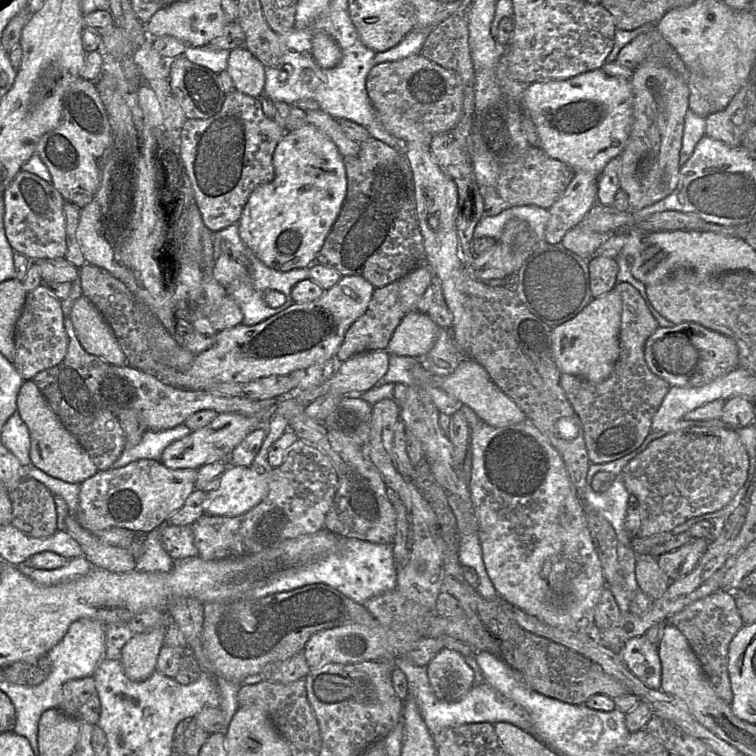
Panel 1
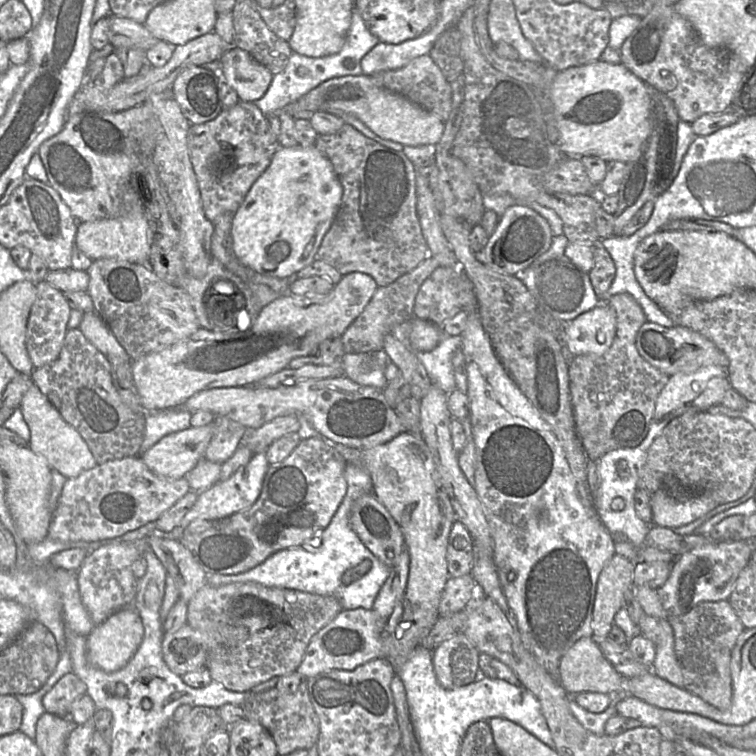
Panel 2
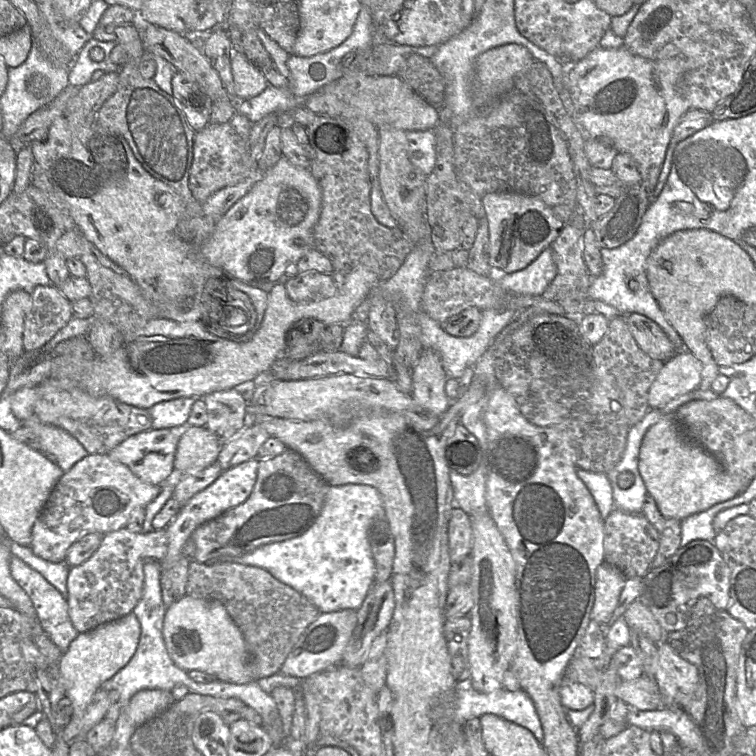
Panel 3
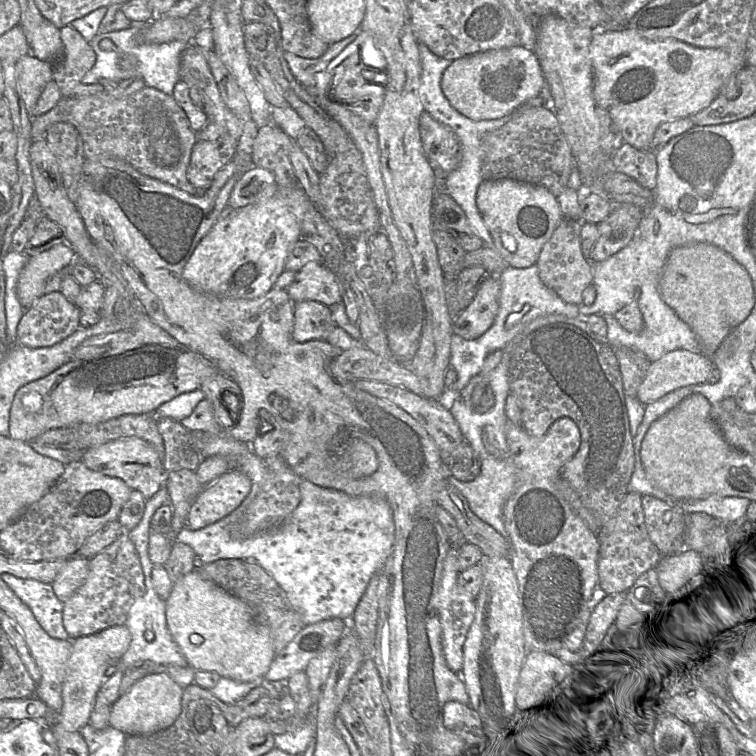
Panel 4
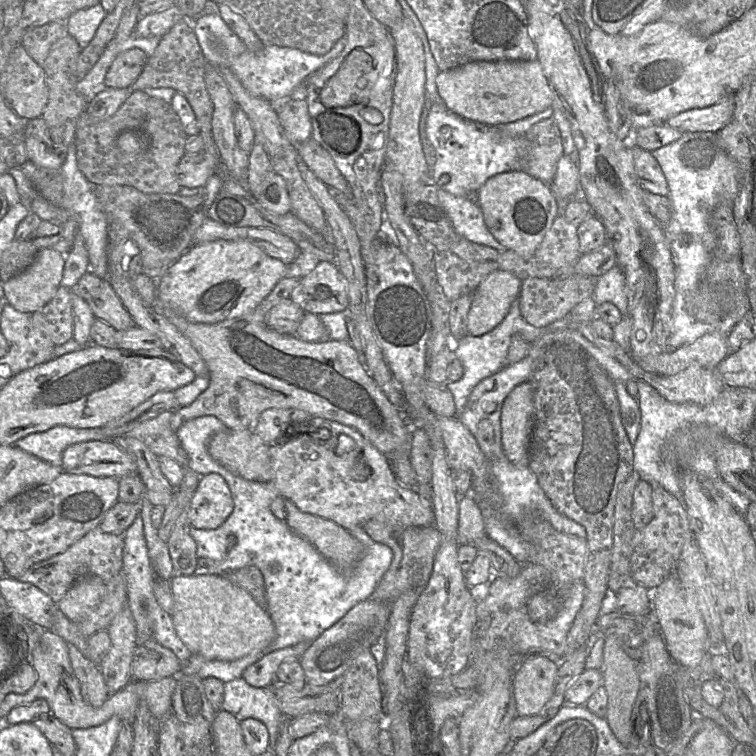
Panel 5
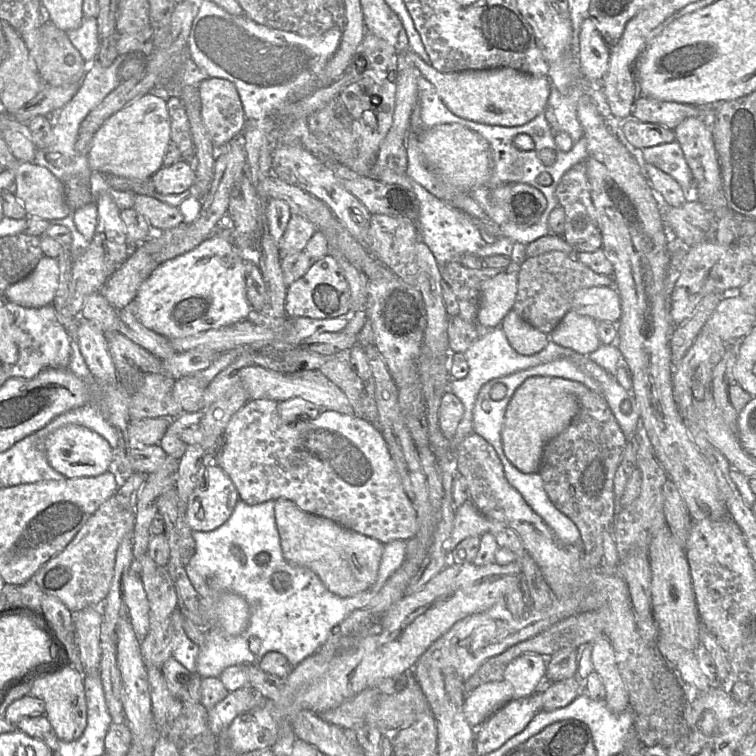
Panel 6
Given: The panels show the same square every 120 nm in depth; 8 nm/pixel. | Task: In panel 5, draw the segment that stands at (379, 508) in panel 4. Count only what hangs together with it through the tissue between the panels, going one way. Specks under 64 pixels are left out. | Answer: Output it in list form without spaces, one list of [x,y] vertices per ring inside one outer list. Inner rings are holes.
[[[201,416],[183,423],[175,432],[188,455],[188,468],[200,476],[209,473],[220,474],[228,483],[232,493],[234,509],[226,521],[216,529],[197,529],[190,527],[189,533],[197,545],[196,568],[194,575],[218,575],[227,577],[228,572],[246,566],[255,566],[263,574],[266,593],[266,610],[270,615],[274,627],[275,637],[269,646],[259,652],[251,653],[233,661],[212,660],[197,654],[192,654],[182,666],[184,675],[197,675],[201,679],[215,677],[223,683],[242,676],[245,669],[261,659],[265,654],[295,645],[302,641],[313,642],[322,632],[339,621],[352,607],[374,595],[375,589],[389,569],[393,560],[393,551],[386,544],[374,541],[363,526],[355,526],[348,530],[364,546],[364,555],[359,562],[347,573],[342,573],[333,564],[326,560],[318,550],[306,539],[293,532],[285,520],[277,518],[271,511],[271,502],[279,495],[278,490],[271,482],[258,482],[245,479],[231,472],[208,453],[208,443],[213,435],[226,430],[226,426],[214,416]]]

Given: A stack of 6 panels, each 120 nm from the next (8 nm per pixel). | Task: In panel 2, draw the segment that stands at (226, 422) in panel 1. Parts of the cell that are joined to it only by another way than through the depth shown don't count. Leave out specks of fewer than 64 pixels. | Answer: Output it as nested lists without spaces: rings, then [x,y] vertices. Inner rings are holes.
[[[213,425],[192,427],[161,438],[140,457],[155,474],[169,479],[185,476],[205,456]]]

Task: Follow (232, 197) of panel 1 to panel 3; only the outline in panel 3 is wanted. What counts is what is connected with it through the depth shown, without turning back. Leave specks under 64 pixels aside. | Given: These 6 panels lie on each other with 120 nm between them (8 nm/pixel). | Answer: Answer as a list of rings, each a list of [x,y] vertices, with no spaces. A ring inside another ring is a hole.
[[[237,111],[228,122],[208,124],[196,132],[189,184],[198,202],[202,204],[225,187],[233,186],[256,174],[263,174],[264,171],[260,171],[257,167],[257,160],[252,159],[246,150],[252,125],[245,115]]]

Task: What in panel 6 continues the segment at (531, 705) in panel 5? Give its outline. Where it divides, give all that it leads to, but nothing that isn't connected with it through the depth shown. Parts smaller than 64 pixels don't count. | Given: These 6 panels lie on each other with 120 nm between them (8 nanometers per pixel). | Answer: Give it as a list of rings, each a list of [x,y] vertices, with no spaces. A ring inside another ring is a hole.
[[[537,654],[522,655],[511,661],[504,679],[514,688],[514,699],[529,697],[543,687],[546,675],[547,658]]]

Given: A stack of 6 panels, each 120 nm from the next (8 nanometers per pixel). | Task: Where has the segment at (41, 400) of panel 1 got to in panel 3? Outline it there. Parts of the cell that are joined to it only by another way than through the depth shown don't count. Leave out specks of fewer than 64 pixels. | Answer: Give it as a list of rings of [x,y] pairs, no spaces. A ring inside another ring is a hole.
[[[34,414],[22,421],[22,425],[30,428],[39,438],[41,452],[56,457],[56,464],[64,471],[69,471],[78,461],[88,454],[83,445],[67,431],[43,423]]]

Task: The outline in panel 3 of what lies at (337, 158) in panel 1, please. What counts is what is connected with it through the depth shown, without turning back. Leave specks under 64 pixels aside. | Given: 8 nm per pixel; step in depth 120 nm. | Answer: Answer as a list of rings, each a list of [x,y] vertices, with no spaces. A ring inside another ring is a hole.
[[[282,156],[263,176],[251,187],[248,193],[235,203],[216,223],[211,236],[200,247],[200,255],[209,264],[223,269],[232,277],[248,284],[275,281],[285,274],[287,267],[296,263],[313,245],[314,229],[319,219],[322,205],[322,191],[310,168],[292,164],[287,157]]]

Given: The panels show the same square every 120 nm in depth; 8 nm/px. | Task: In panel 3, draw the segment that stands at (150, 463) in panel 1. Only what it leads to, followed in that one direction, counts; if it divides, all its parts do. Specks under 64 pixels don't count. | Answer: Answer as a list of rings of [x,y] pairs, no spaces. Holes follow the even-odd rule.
[[[89,454],[65,472],[52,490],[32,528],[30,548],[50,562],[64,562],[69,548],[90,533],[106,535],[126,528],[132,512],[157,497],[160,486],[143,482],[107,454]]]

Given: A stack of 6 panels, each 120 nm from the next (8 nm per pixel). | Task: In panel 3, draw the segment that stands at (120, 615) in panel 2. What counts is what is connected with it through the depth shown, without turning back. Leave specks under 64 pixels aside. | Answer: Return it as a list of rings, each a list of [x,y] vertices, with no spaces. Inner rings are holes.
[[[131,612],[115,621],[101,625],[91,631],[78,634],[69,648],[59,660],[62,683],[65,688],[65,697],[69,698],[73,706],[73,714],[69,723],[62,730],[62,738],[71,743],[78,737],[87,706],[102,684],[111,679],[118,671],[128,664],[135,654],[141,635],[141,625],[136,615]]]

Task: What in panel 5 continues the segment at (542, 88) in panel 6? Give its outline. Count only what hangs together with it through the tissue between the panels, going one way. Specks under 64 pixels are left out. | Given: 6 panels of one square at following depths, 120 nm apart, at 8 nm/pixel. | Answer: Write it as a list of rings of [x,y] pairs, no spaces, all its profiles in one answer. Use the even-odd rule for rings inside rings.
[[[538,60],[471,61],[440,72],[436,84],[448,110],[480,124],[502,125],[553,107],[553,94]]]

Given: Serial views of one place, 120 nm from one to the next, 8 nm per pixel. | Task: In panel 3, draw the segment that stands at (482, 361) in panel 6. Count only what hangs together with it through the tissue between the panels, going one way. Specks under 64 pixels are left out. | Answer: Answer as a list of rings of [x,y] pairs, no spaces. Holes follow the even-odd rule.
[[[549,247],[526,268],[512,273],[493,272],[489,277],[508,292],[542,296],[556,275],[553,250]],[[489,309],[482,312],[478,330],[469,337],[456,337],[447,333],[444,327],[431,319],[425,312],[418,312],[418,322],[421,327],[421,344],[423,349],[435,351],[442,361],[447,377],[459,379],[468,367],[473,367],[479,358],[495,342],[501,332],[512,322],[517,310]]]

